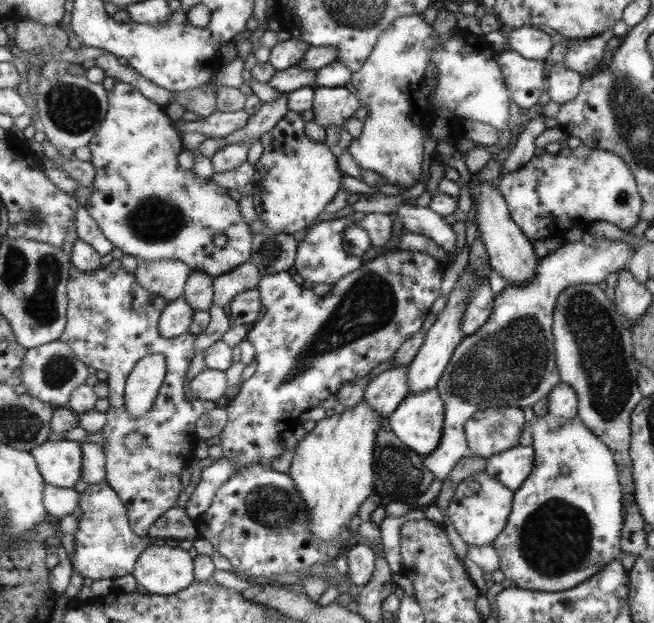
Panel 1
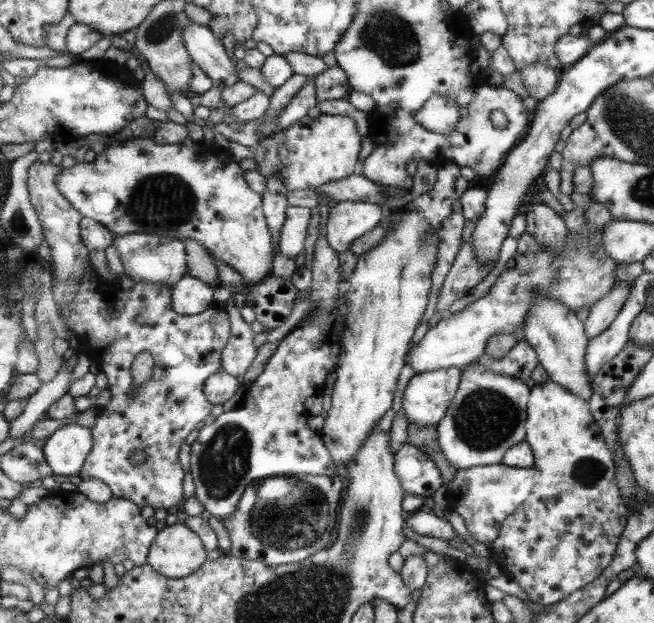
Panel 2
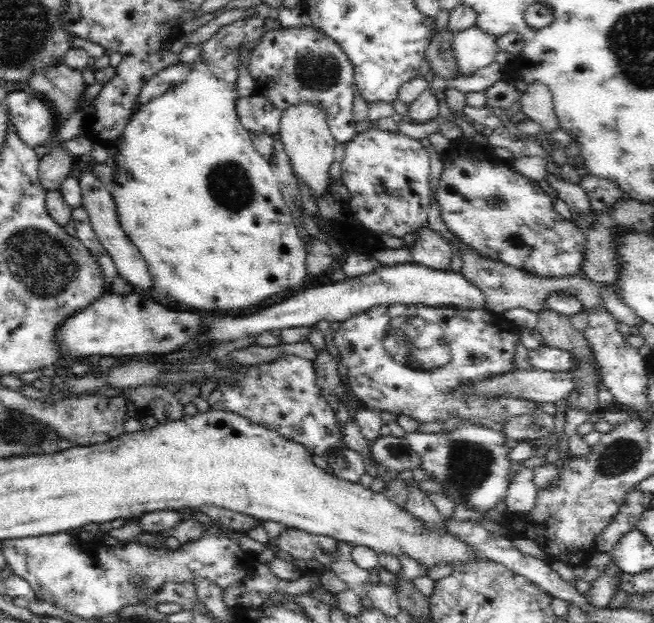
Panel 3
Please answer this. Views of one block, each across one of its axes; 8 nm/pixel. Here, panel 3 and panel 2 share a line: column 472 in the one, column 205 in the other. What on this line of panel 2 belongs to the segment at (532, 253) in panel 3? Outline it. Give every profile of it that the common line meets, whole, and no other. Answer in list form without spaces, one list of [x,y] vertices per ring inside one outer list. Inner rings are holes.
[[[110,142],[109,145],[105,145],[106,148],[98,154],[99,159],[91,162],[81,160],[80,162],[76,162],[71,168],[62,167],[59,174],[60,192],[71,201],[76,210],[79,210],[79,212],[83,214],[83,217],[101,223],[106,229],[112,232],[115,238],[132,233],[150,233],[182,242],[186,241],[186,239],[194,240],[206,248],[206,251],[210,253],[214,261],[224,261],[226,265],[235,269],[236,272],[242,276],[244,283],[249,287],[263,283],[264,280],[268,278],[269,271],[271,270],[270,266],[275,259],[275,238],[271,233],[267,220],[264,220],[264,214],[262,214],[262,198],[260,198],[260,194],[252,192],[244,180],[245,170],[238,165],[238,162],[233,161],[227,153],[222,156],[215,156],[214,154],[202,156],[202,154],[194,154],[194,151],[198,150],[198,146],[188,147],[182,145],[182,143],[173,144],[172,146],[170,146],[170,144],[164,144],[164,146],[160,146],[160,148],[164,148],[164,150],[152,154],[152,158],[146,158],[146,156],[144,156],[144,150],[142,150],[142,144],[144,144],[144,142]]]

